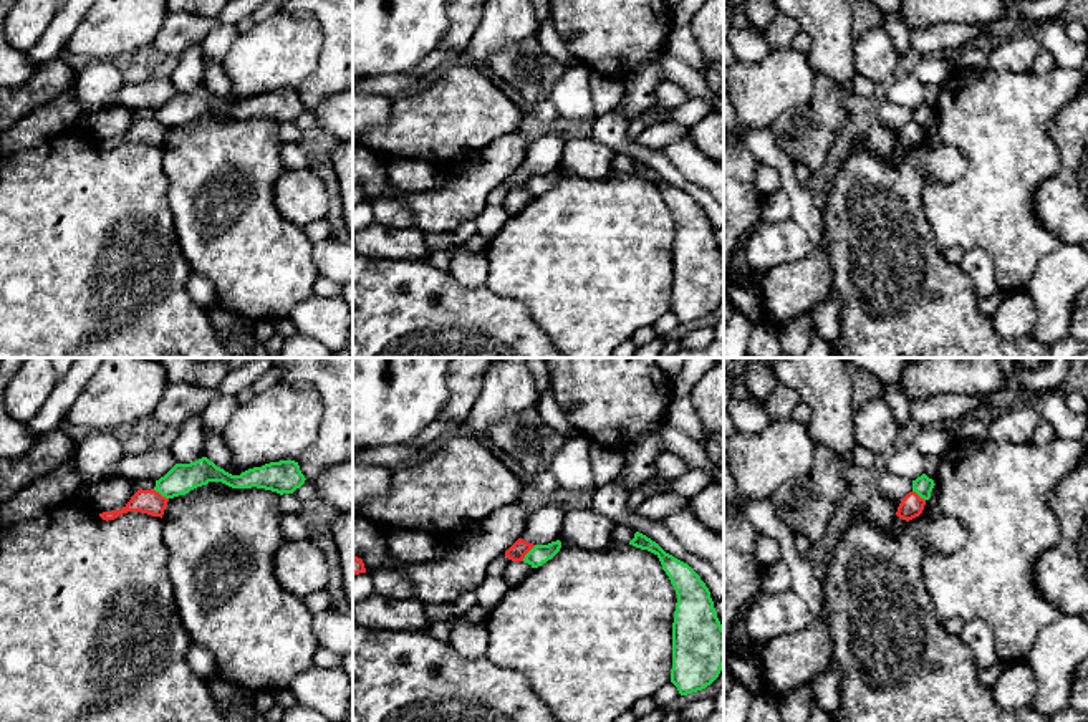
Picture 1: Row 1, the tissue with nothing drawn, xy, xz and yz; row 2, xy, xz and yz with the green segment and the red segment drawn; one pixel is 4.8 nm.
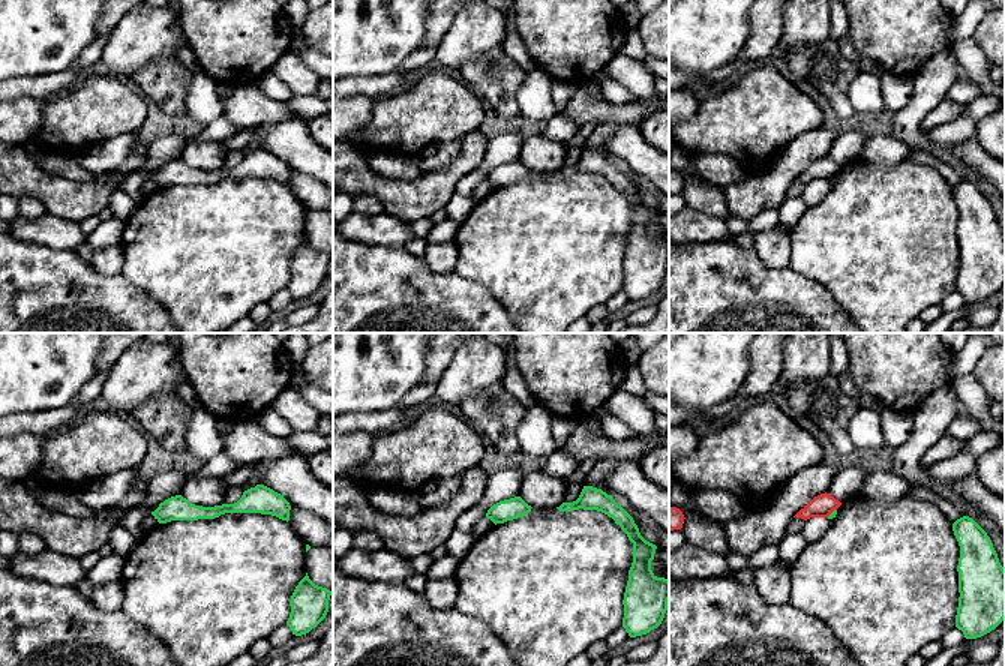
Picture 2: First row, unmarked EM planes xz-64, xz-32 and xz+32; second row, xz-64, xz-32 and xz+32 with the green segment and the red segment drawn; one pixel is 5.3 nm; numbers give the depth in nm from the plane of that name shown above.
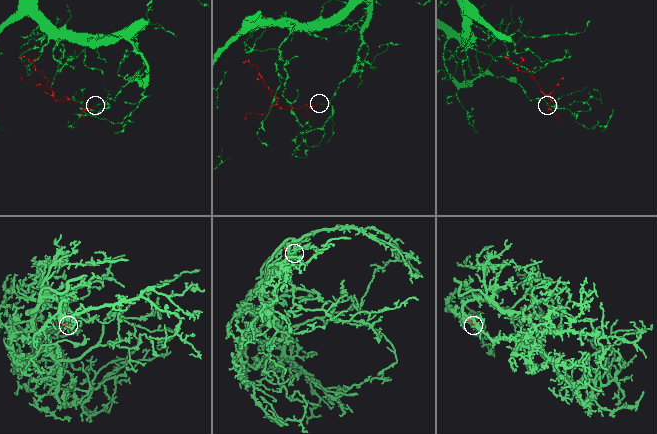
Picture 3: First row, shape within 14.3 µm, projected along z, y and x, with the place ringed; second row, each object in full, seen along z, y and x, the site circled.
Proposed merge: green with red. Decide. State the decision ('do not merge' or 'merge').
do not merge

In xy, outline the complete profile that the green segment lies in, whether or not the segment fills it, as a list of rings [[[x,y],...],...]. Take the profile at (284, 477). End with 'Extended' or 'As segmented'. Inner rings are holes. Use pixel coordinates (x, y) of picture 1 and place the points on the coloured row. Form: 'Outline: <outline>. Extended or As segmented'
Outline: [[[202,457],[190,464],[176,464],[164,477],[156,480],[154,490],[166,498],[174,498],[209,482],[222,482],[232,489],[257,487],[283,495],[293,493],[305,480],[295,460],[270,462],[262,467],[248,469],[240,475],[232,475],[207,457]]]. As segmented

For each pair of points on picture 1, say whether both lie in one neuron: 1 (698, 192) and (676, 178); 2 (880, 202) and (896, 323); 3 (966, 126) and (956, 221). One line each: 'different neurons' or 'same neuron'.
1: same neuron
2: same neuron
3: same neuron

